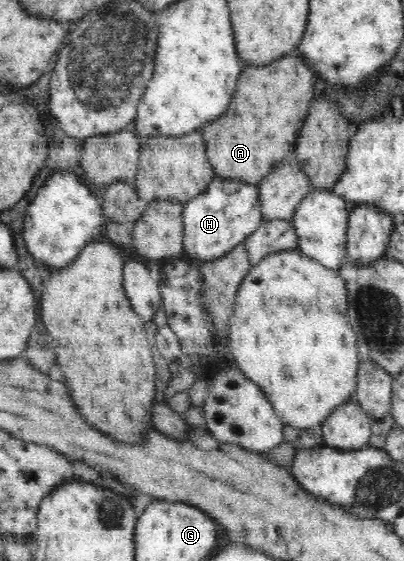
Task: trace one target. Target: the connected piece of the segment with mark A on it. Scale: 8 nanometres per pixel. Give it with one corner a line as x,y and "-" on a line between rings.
286,56
270,66
244,66
236,94
218,120
202,125
208,161
216,177
257,186
280,160
292,158
294,140
314,100
314,72
298,56

